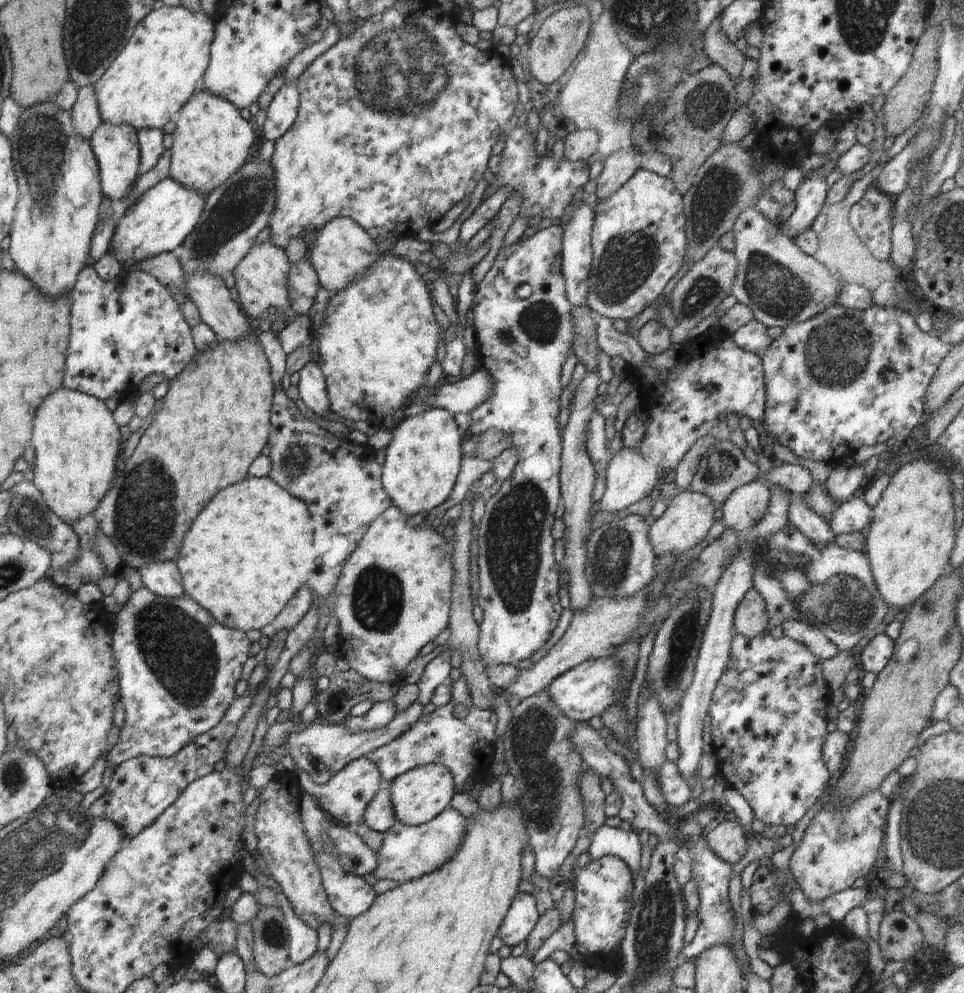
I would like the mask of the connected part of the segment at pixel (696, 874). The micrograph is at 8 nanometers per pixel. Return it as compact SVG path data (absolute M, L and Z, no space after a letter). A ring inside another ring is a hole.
M704 838L689 839L687 843L690 848L690 857L692 858L692 878L694 878L694 882L698 886L700 898L697 910L700 926L694 940L685 944L684 948L680 951L680 956L690 961L712 945L725 944L731 948L737 963L741 966L734 947L730 943L734 930L733 912L728 898L728 888L730 888L730 880L733 878L732 865L716 856L716 853L709 849Z

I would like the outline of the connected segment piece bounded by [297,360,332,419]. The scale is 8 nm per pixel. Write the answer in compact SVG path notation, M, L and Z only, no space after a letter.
M312 360L299 371L300 381L297 385L299 398L318 416L330 416L330 401L325 387L325 378L318 364Z

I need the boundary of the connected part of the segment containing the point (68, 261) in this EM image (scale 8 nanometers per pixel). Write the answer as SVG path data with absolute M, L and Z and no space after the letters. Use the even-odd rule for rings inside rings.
M56 102L38 103L28 110L24 110L21 114L21 120L16 127L16 130L9 138L12 147L12 156L14 159L15 174L17 176L19 186L19 197L15 206L15 215L11 224L10 231L10 247L8 253L10 258L16 263L17 269L26 278L32 280L33 285L45 297L63 297L75 287L76 281L79 279L79 274L86 267L86 258L90 251L90 242L96 223L99 221L99 206L101 205L103 194L101 191L101 180L99 175L99 166L97 158L94 156L90 141L83 139L73 127L72 117L70 110L60 108Z

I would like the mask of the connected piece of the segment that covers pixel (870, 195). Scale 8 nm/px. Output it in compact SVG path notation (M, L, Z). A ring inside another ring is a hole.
M870 184L858 202L849 208L849 221L858 238L875 259L890 261L891 232L897 215L893 198Z

